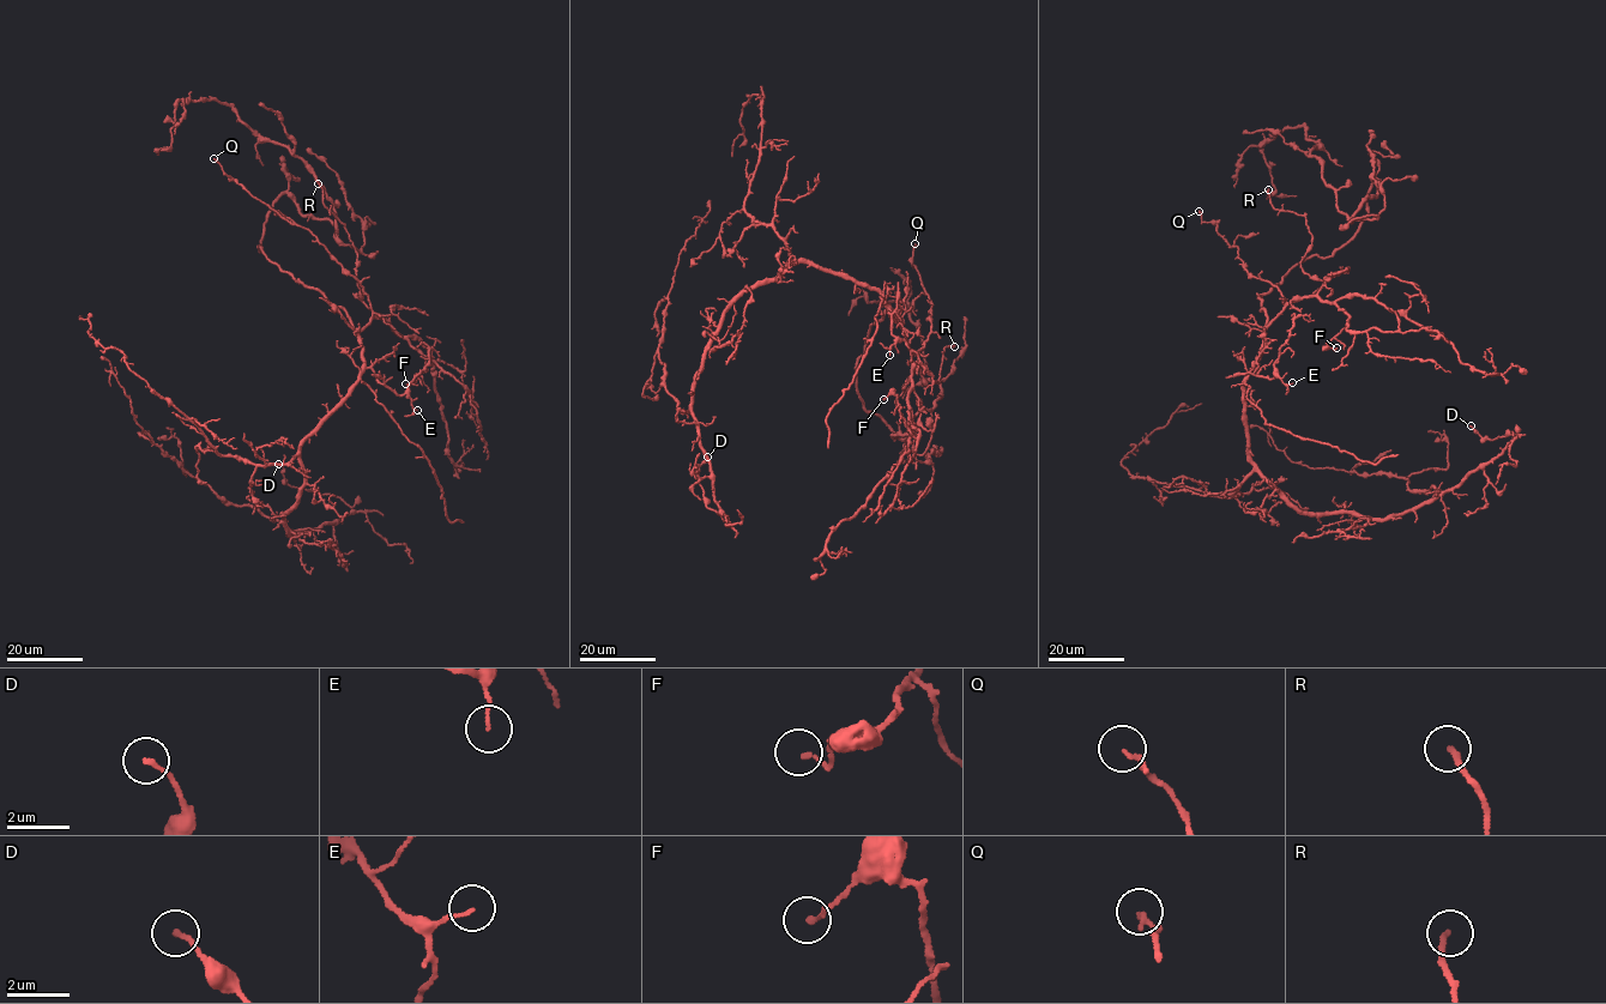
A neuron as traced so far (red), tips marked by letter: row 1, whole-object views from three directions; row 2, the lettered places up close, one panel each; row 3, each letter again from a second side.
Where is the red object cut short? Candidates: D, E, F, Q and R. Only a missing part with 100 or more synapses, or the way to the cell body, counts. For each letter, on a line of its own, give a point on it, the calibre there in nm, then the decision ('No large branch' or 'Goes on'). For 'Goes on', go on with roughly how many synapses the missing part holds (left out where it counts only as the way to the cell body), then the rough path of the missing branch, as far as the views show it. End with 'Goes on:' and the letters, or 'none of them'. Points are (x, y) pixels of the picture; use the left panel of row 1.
D: Place: (278, 464). Thickness 130 nm. No large branch
E: Place: (417, 410). Thickness 90 nm. No large branch
F: Place: (405, 383). Thickness 120 nm. No large branch
Q: Place: (213, 158). Thickness 120 nm. No large branch
R: Place: (318, 183). Thickness 190 nm. No large branch
Goes on: none of them

